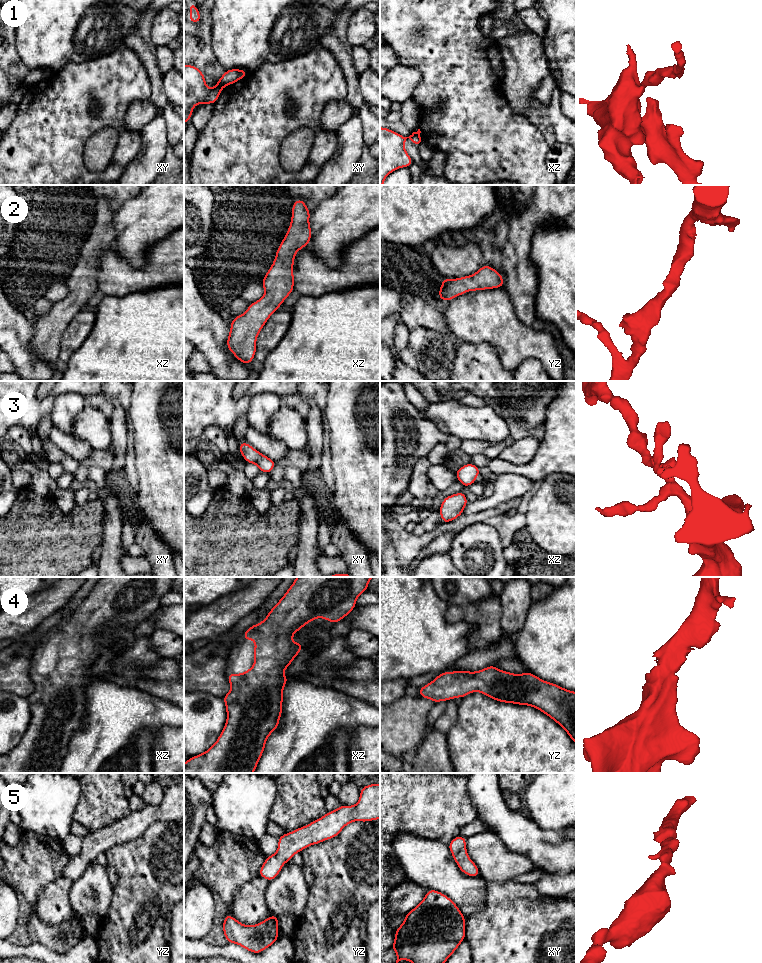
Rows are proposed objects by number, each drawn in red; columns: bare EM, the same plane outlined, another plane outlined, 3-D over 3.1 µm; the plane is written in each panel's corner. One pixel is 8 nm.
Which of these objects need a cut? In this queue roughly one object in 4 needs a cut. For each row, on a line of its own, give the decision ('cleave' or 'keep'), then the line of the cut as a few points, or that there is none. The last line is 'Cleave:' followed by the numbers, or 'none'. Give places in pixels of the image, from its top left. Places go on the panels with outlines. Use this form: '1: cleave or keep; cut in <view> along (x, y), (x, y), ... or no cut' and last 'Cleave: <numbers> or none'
1: cleave; cut in xy along (219, 81), (223, 86)
2: keep; no cut
3: keep; no cut
4: keep; no cut
5: keep; no cut
Cleave: 1

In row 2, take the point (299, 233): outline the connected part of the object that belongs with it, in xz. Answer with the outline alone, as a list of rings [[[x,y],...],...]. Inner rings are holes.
[[[304,199],[294,200],[288,231],[276,251],[272,266],[261,281],[265,289],[263,297],[249,304],[245,313],[230,322],[226,347],[245,365],[250,365],[255,357],[259,332],[294,290],[294,273],[291,270],[294,258],[298,250],[307,247],[312,236],[311,211],[305,202]]]

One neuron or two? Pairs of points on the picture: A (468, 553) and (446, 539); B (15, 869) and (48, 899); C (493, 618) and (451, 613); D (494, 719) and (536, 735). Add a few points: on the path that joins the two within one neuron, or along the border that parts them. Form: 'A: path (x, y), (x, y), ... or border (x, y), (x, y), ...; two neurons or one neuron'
A: border (455, 535), (452, 540), (451, 549), (448, 552); two neurons
B: border (59, 877), (40, 891), (37, 901), (31, 907); two neurons
C: path (483, 617), (473, 613), (461, 613); one neuron
D: path (504, 729), (510, 735), (526, 735); one neuron

